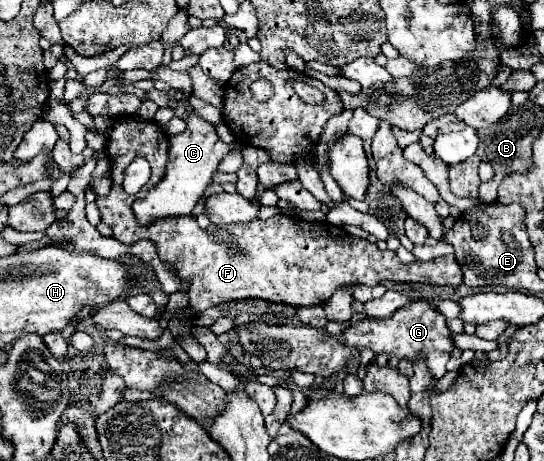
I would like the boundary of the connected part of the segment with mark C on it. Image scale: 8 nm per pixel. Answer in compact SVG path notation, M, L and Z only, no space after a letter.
M192 110L188 116L188 128L182 134L176 134L170 138L170 150L168 150L168 164L164 178L148 190L148 194L142 200L136 200L132 204L134 216L138 218L140 226L152 224L154 220L164 220L164 218L176 218L176 216L190 216L192 208L196 202L204 196L204 190L212 182L212 174L218 170L218 164L222 158L232 152L234 148L242 148L238 144L224 144L214 126L200 120L196 112Z

